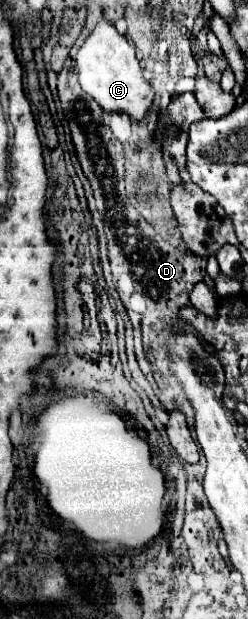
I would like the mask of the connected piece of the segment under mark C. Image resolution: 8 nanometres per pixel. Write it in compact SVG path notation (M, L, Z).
M101 20L81 46L75 62L79 68L81 88L89 96L93 96L105 112L127 114L131 116L131 120L141 122L151 110L155 92L151 84L143 78L139 60L135 56L135 46L125 36L121 36L113 24Z

